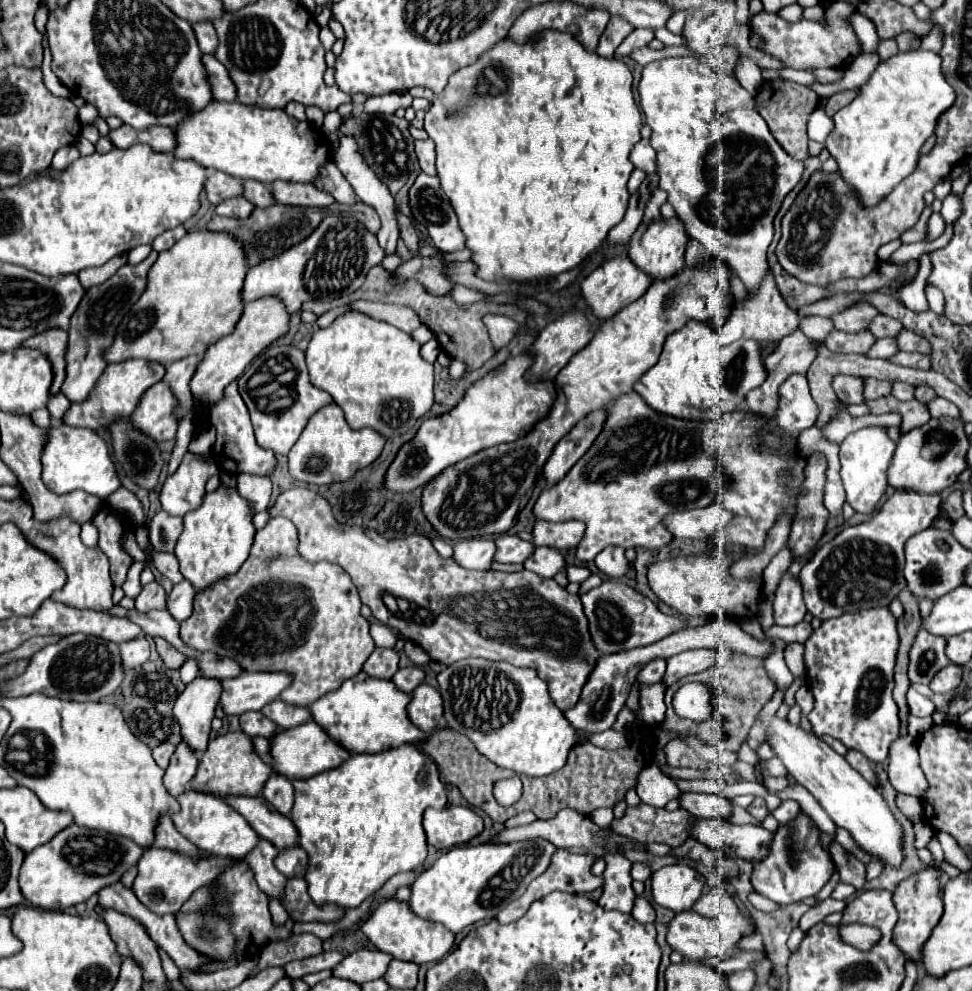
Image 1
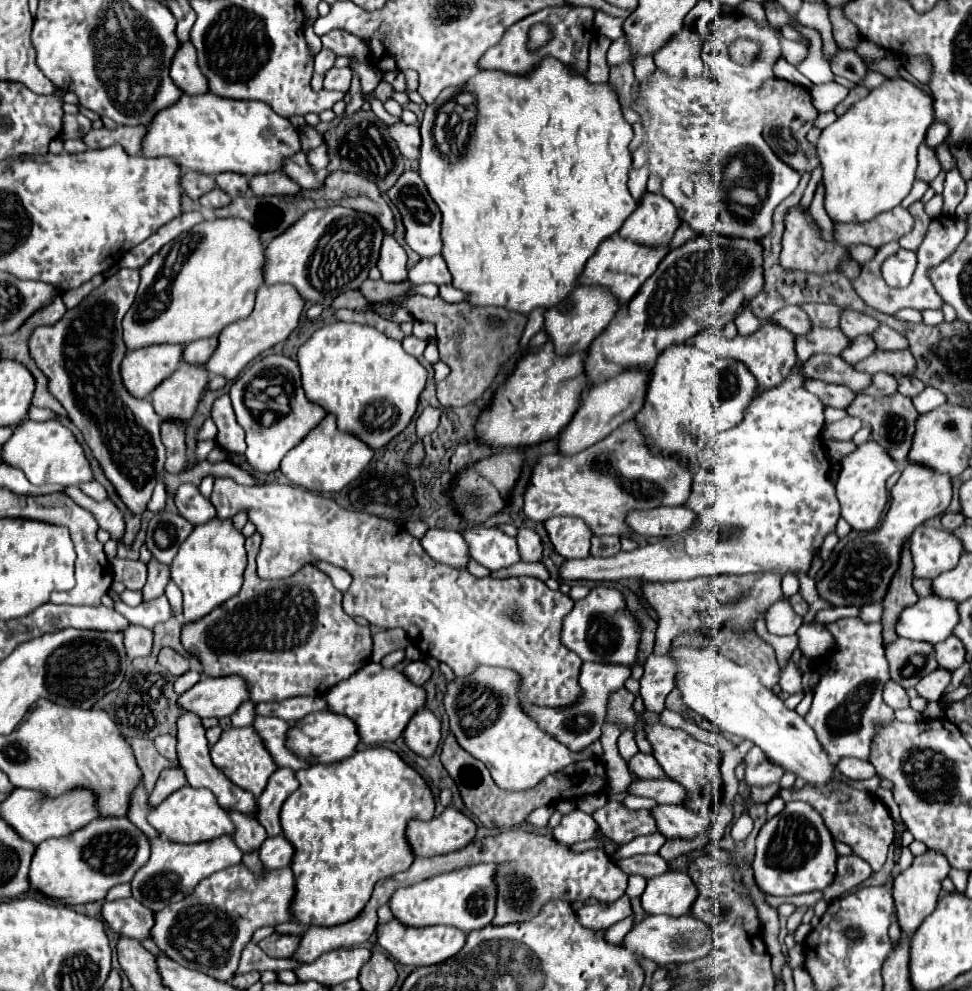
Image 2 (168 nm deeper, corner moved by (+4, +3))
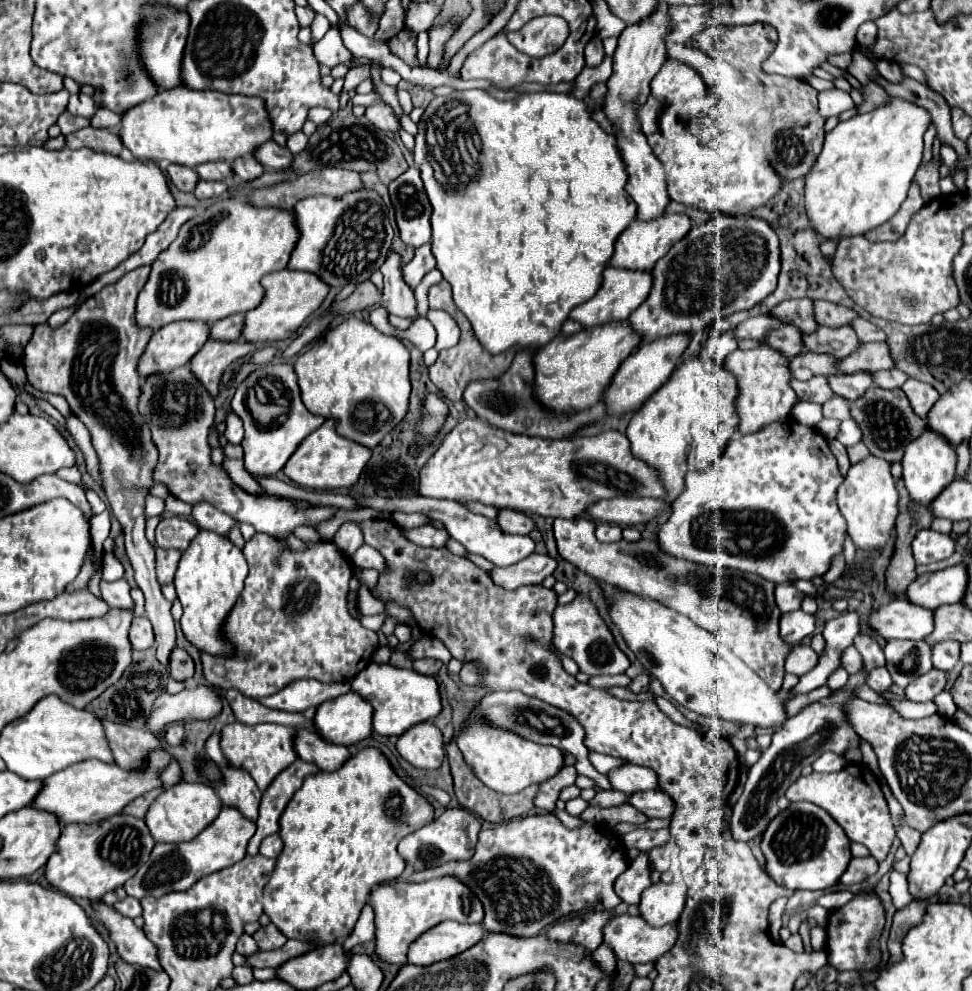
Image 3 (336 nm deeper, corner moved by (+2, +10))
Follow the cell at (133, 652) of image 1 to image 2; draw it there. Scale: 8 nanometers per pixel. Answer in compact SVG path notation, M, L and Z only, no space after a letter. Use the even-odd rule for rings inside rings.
M128 626L124 630L124 646L128 658L134 660L140 656L148 656L152 652L152 638L154 638L152 630L142 626Z

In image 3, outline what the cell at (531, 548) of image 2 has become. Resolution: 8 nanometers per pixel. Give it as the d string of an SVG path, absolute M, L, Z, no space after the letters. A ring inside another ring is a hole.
M500 509L498 513L498 525L506 533L516 533L516 535L530 535L534 529L534 521L514 509Z

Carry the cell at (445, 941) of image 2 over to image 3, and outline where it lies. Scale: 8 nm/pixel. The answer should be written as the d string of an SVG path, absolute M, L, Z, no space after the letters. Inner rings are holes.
M442 921L412 943L412 949L408 951L408 963L432 965L436 961L454 957L478 943L484 933L486 931L482 929L482 925Z

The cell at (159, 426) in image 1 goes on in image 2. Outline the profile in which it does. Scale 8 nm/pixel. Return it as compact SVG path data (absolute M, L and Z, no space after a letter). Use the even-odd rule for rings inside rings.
M180 362L178 370L166 378L150 400L162 420L190 420L208 388L208 370L204 364Z

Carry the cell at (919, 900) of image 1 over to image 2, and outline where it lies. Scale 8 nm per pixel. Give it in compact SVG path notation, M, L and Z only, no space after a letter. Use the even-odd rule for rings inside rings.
M928 850L922 856L916 856L912 866L896 876L892 886L892 896L896 904L896 918L900 922L904 936L912 936L918 930L918 926L924 922L924 918L934 912L942 880L948 876L948 872L950 872L950 862L946 860L946 856L942 852Z

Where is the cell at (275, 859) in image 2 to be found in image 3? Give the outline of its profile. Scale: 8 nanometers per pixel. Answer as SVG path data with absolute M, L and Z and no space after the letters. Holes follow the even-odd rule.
M276 833L276 835L266 837L266 839L262 841L262 845L260 845L260 853L262 853L264 857L276 859L276 857L282 853L282 839L280 839L280 835Z

